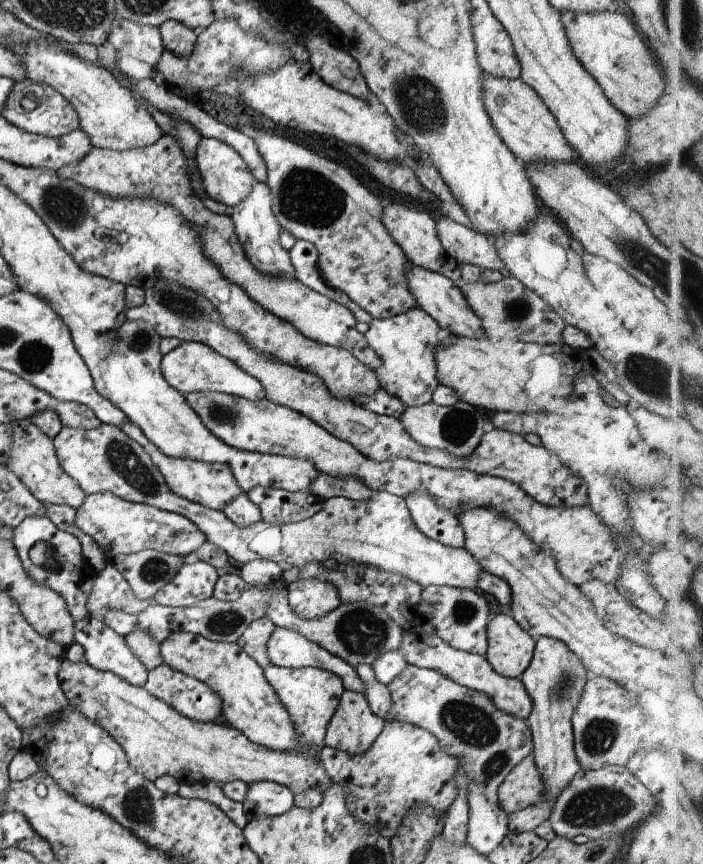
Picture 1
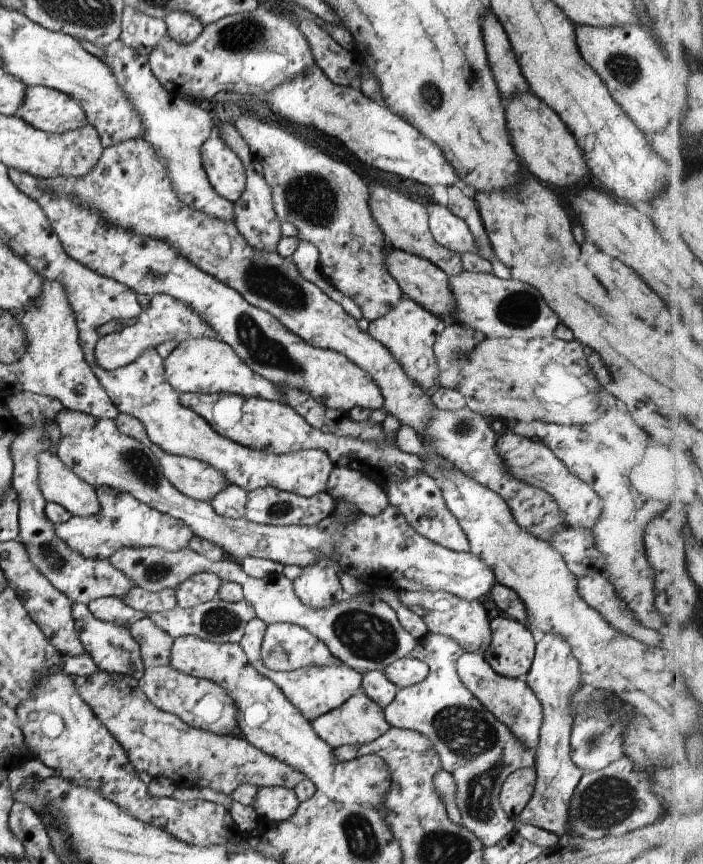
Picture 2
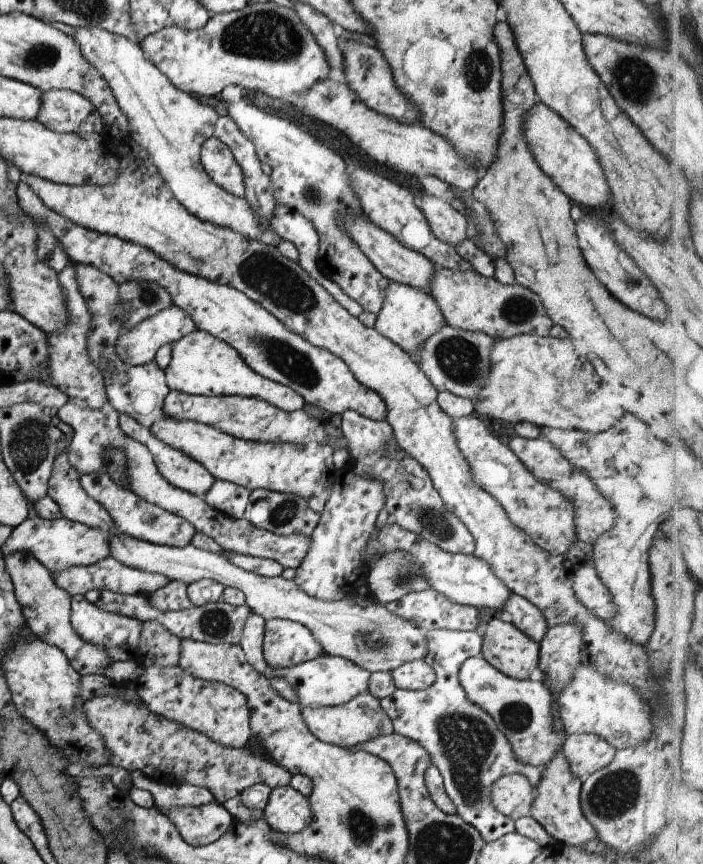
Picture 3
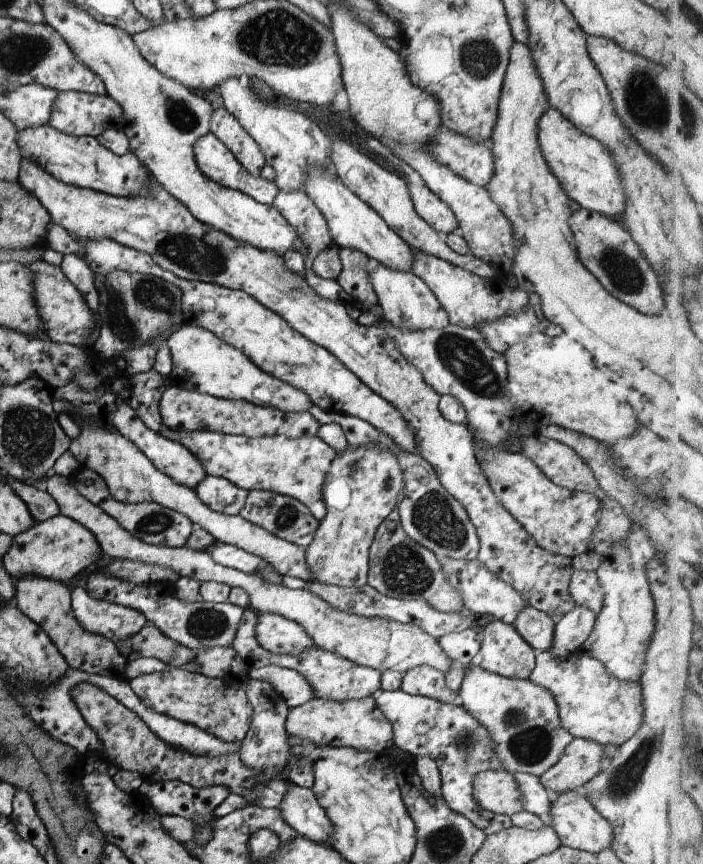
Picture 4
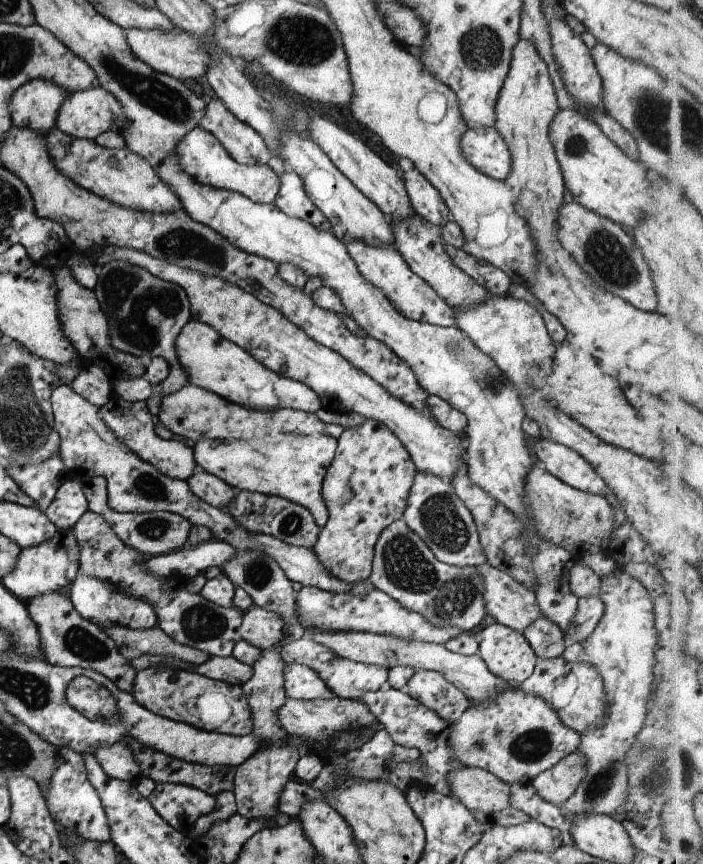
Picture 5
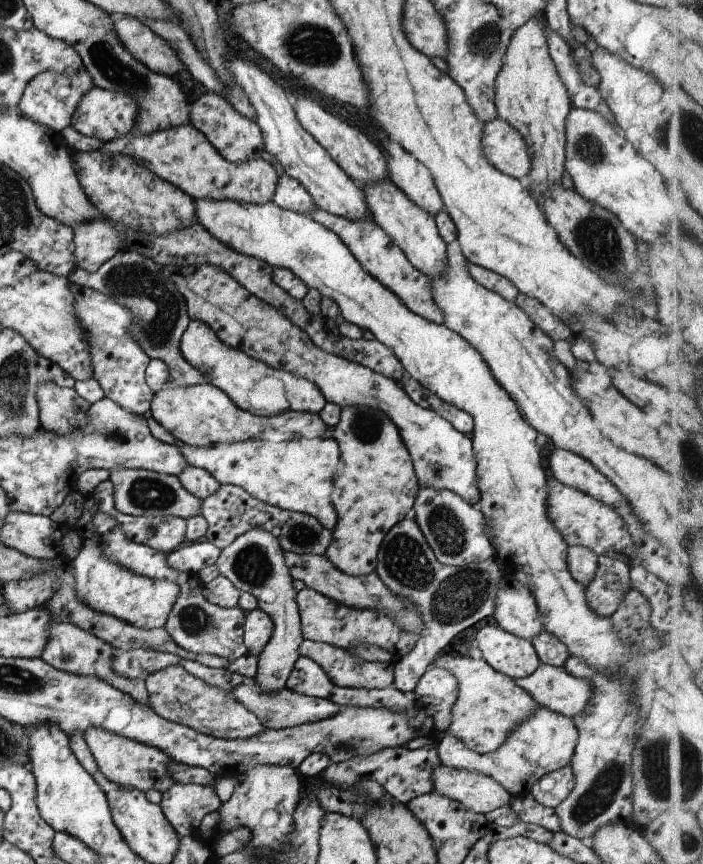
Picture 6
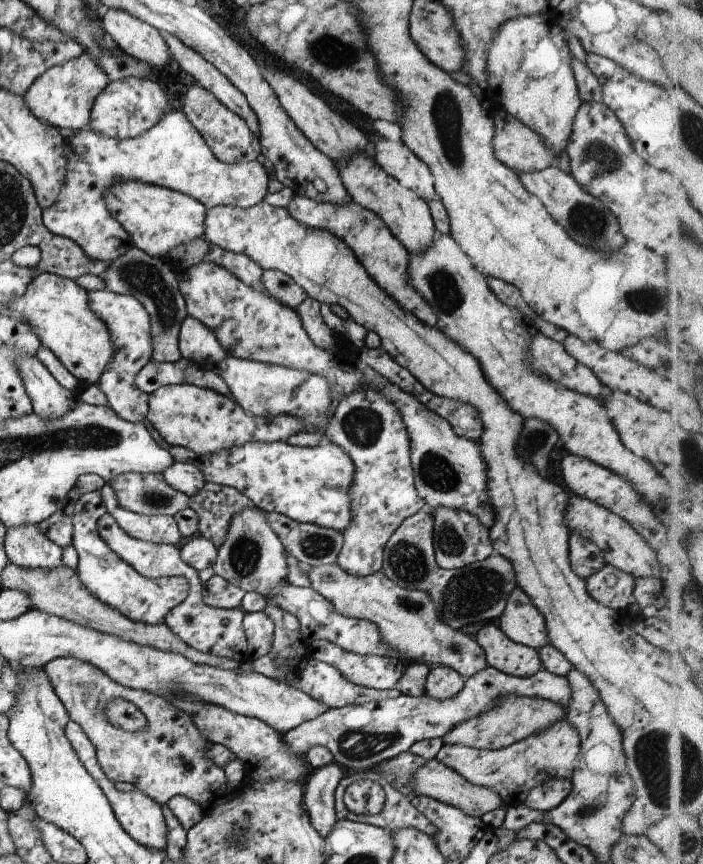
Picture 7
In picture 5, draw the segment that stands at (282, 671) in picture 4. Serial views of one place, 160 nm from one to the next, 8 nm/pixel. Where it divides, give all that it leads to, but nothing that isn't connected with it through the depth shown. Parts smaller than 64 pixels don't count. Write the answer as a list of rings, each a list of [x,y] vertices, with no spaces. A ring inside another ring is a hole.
[[[291,662],[283,671],[286,697],[292,700],[326,700],[333,697],[333,692],[325,686],[323,680],[311,668]]]

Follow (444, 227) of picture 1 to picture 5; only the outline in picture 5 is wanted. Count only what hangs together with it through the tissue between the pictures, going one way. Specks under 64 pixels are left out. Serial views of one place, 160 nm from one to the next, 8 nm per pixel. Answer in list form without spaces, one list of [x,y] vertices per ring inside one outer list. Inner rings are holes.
[[[403,170],[401,180],[412,211],[433,226],[441,227],[449,219],[449,213],[435,188],[417,172]]]

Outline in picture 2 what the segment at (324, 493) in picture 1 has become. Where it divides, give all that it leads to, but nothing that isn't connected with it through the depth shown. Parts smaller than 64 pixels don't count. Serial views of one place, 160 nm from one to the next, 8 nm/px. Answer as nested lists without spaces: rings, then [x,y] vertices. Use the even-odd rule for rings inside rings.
[[[334,467],[331,470],[324,492],[335,502],[351,502],[365,515],[376,516],[388,505],[381,488],[363,474],[348,467]]]

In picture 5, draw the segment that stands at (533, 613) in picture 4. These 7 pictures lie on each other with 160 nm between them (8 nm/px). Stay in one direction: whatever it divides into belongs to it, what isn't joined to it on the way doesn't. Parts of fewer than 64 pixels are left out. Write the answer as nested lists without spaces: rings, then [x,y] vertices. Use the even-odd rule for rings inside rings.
[[[542,615],[533,624],[529,624],[521,634],[533,650],[537,660],[557,658],[567,646],[563,632]]]

